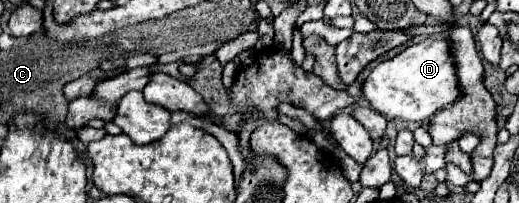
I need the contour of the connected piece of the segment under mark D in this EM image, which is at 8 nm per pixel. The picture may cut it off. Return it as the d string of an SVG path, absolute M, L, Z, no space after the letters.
M424 40L412 44L392 60L380 62L364 82L364 98L386 118L428 120L440 108L452 104L460 96L456 64L452 58L450 40Z

